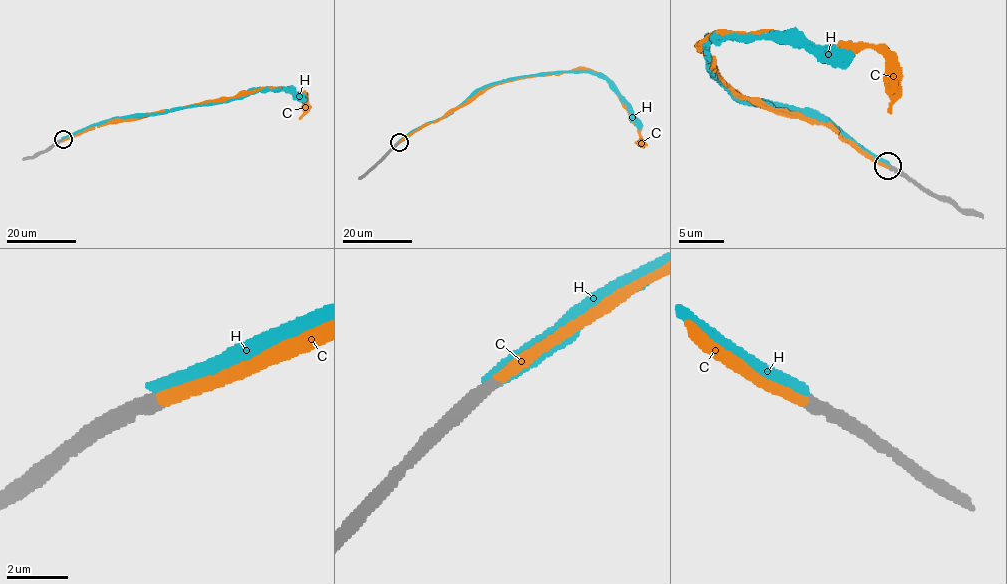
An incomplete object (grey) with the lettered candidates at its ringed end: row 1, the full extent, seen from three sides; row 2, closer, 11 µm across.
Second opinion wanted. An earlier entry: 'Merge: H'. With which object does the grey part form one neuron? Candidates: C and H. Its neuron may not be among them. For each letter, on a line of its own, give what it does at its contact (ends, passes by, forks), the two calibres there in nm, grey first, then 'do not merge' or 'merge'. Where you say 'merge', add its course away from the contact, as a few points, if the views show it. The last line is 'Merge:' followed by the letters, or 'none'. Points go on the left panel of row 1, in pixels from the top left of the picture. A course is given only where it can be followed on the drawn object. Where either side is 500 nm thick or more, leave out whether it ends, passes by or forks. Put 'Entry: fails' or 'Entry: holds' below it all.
C: it ends there; 420 nm thick on the grey side, 400 nm on the other; merge; it runs (63, 140), (107, 123), (226, 101), (264, 88), (282, 87), (293, 95), (304, 93), (305, 112), (299, 118)
H: it ends there; 440 nm thick on the grey side, 400 nm on the other; do not merge
Merge: C
Entry: fails

